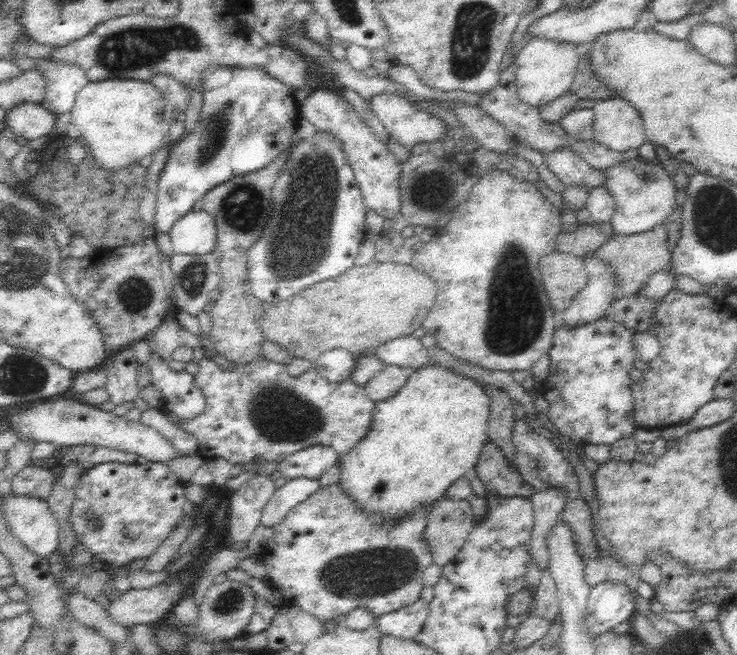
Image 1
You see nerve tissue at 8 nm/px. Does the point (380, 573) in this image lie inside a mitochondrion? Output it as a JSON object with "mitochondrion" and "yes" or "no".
{"mitochondrion":"yes"}

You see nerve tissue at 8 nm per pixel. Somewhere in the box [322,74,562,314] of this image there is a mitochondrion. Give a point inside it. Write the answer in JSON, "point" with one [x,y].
{"point":[427,190]}

